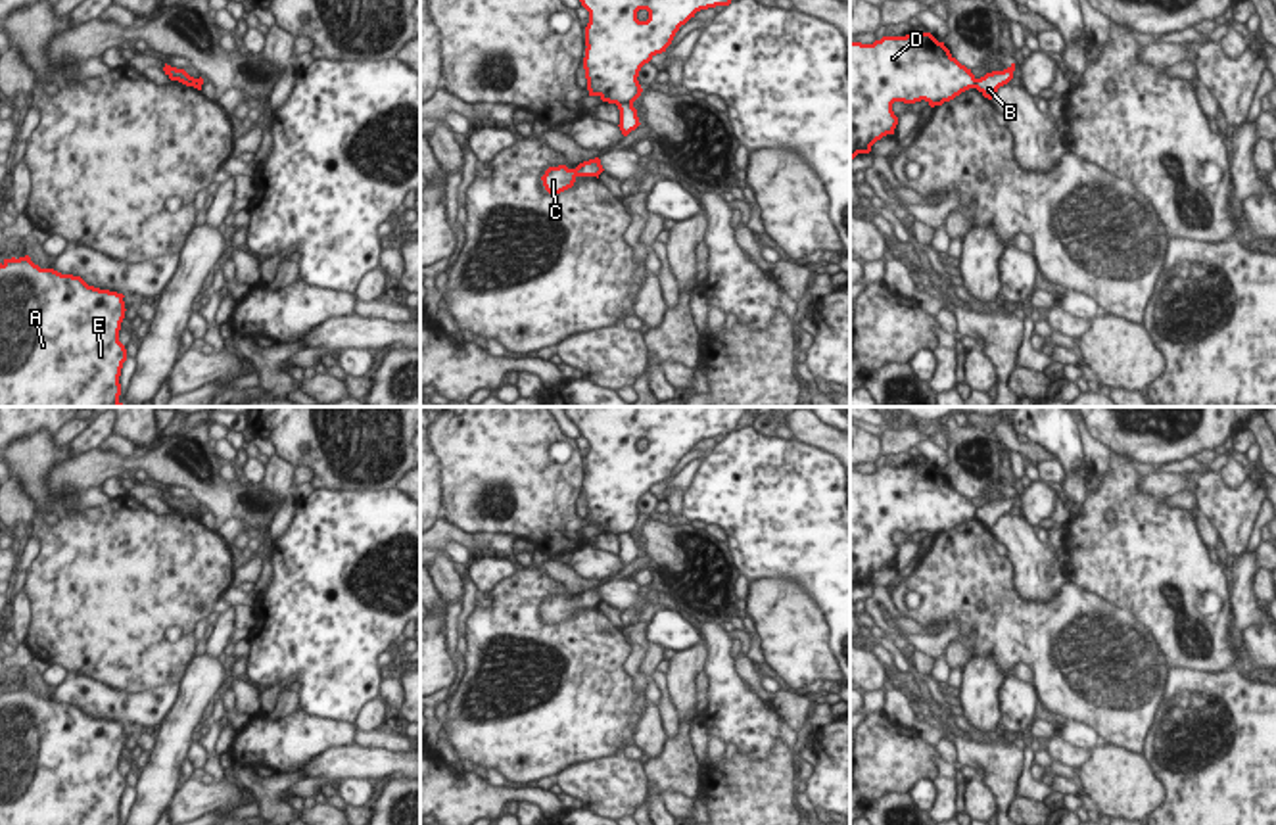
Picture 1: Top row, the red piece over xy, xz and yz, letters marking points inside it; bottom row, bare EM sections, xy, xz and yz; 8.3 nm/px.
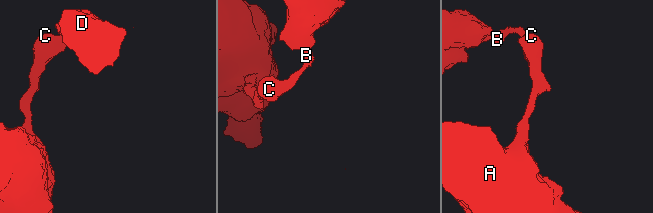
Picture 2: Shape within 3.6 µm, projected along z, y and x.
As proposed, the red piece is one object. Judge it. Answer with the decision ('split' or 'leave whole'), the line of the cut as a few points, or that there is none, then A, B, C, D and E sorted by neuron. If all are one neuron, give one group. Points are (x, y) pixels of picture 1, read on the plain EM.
split; cut xz (632, 532), (618, 536); groups A B C E / D

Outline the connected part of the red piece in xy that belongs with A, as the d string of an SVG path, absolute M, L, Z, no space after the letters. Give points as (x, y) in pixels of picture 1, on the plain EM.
M25 687L0 693L0 825L121 825L127 779L119 771L123 723L88 716L81 706L40 698Z

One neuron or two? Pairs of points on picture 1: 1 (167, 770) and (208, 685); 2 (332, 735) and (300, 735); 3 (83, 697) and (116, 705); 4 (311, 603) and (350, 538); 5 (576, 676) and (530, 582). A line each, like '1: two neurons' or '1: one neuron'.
1: one neuron
2: one neuron
3: one neuron
4: one neuron
5: one neuron

